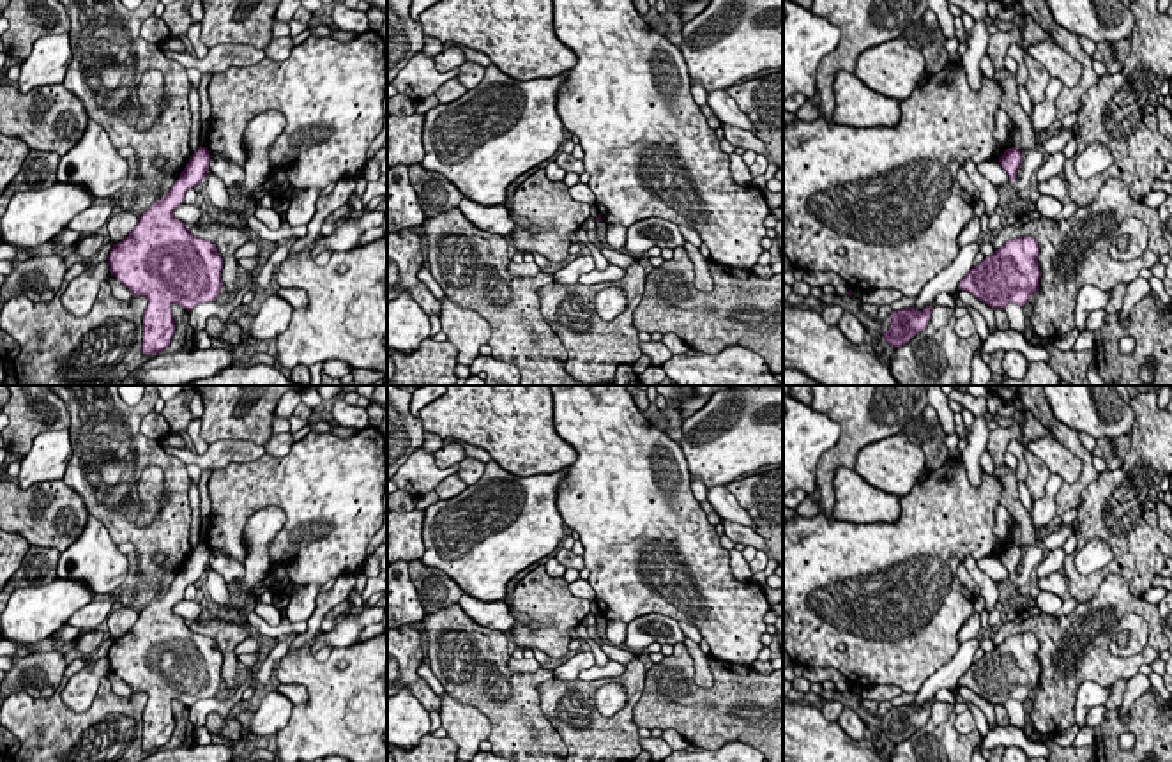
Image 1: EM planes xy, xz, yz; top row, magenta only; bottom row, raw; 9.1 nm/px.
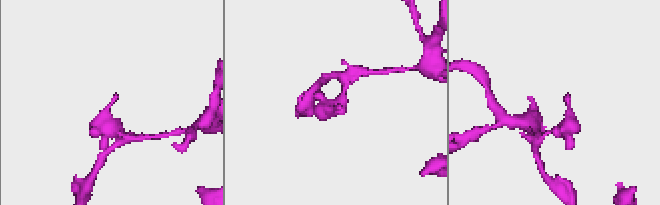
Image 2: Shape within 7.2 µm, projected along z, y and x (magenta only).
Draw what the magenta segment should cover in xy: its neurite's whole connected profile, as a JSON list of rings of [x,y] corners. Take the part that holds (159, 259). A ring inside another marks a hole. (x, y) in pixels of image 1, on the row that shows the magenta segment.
[[[198,147],[170,193],[138,217],[134,230],[106,256],[110,272],[133,297],[147,297],[143,315],[145,355],[166,350],[175,334],[171,306],[191,311],[221,293],[223,258],[216,244],[193,237],[173,217],[184,196],[209,173],[210,154]]]

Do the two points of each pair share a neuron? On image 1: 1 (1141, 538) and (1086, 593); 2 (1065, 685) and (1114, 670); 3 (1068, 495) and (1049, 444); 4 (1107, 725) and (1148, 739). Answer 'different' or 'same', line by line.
1: same
2: same
3: different
4: same

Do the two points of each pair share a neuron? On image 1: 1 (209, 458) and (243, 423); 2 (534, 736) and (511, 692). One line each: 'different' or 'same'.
1: different
2: same

